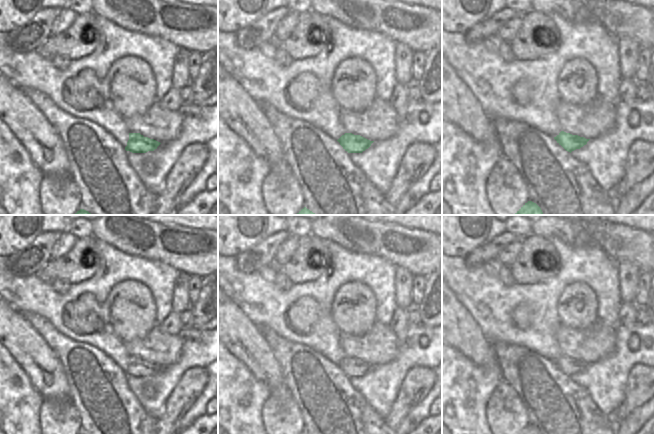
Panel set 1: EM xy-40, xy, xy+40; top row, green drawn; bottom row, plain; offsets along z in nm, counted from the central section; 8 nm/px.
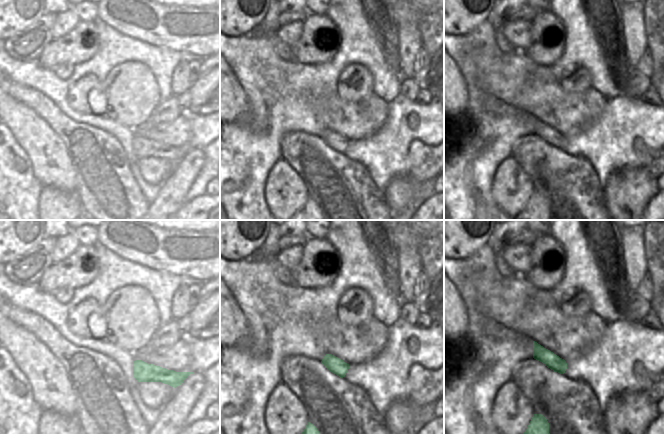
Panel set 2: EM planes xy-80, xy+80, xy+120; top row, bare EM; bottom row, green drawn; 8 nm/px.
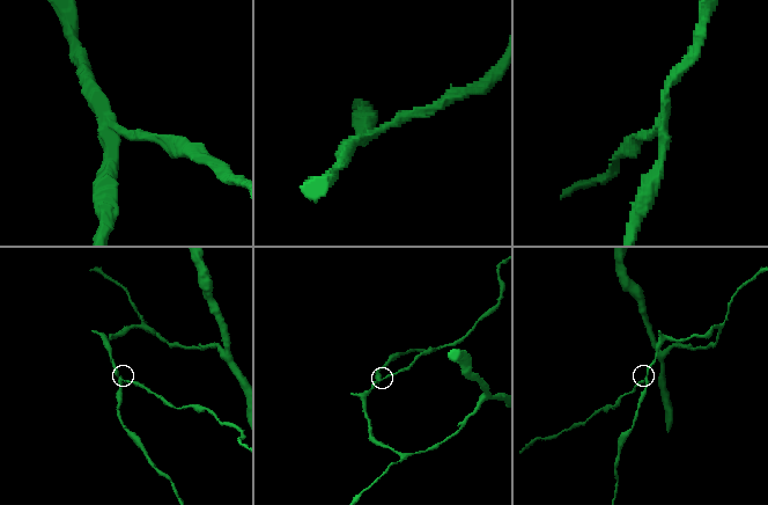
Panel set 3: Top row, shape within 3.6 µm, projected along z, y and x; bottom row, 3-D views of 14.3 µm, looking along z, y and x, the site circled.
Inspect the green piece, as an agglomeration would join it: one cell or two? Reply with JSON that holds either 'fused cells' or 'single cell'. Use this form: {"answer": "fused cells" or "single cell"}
{"answer": "fused cells"}

